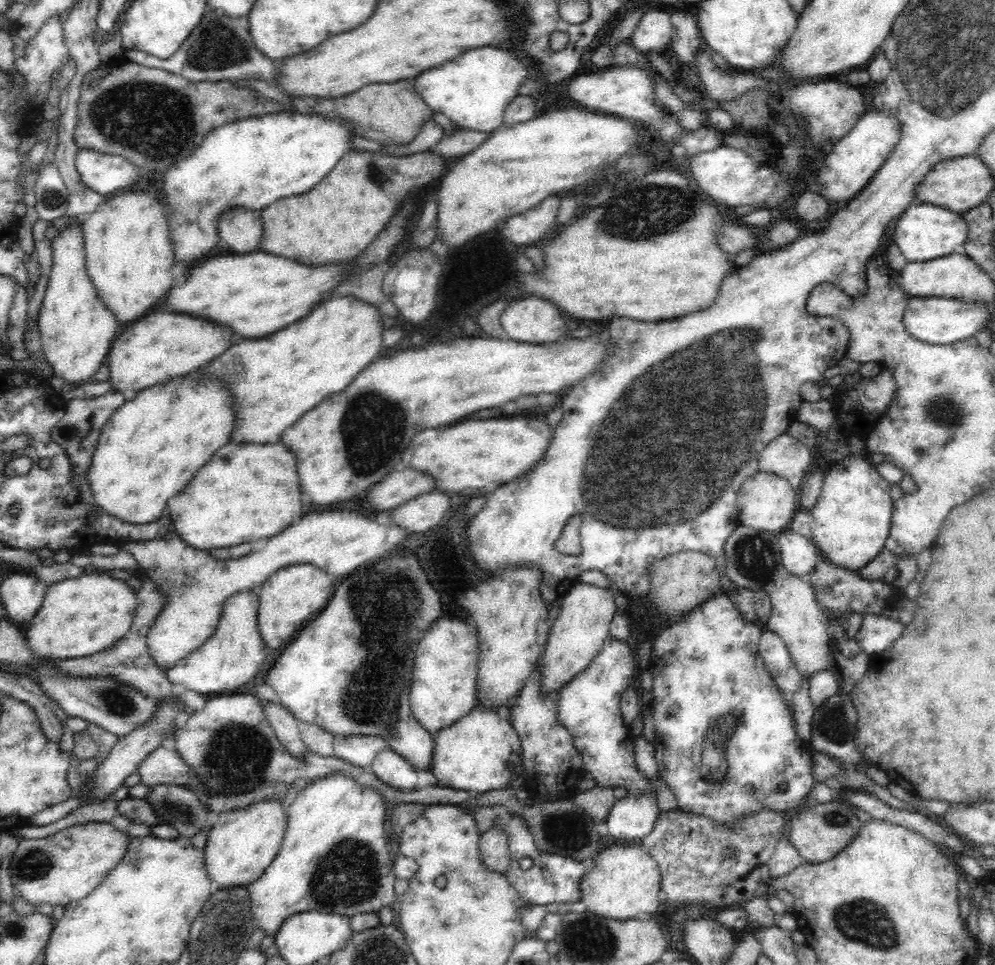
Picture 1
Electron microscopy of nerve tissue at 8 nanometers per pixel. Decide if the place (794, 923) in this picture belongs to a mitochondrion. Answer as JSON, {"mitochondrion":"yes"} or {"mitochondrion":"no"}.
{"mitochondrion":"no"}

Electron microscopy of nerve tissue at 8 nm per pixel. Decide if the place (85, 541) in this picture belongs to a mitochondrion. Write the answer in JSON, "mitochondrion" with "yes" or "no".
{"mitochondrion":"no"}

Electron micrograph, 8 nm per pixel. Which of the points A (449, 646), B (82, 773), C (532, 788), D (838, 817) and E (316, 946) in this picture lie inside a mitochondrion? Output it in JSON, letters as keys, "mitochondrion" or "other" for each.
{"A":"other","B":"mitochondrion","C":"other","D":"mitochondrion","E":"other"}

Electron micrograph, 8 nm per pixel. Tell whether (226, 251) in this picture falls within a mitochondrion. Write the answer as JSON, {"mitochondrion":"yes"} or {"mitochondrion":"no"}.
{"mitochondrion":"no"}

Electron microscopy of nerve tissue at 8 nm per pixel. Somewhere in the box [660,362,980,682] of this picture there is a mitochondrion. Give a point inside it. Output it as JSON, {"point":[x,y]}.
{"point":[752,555]}

